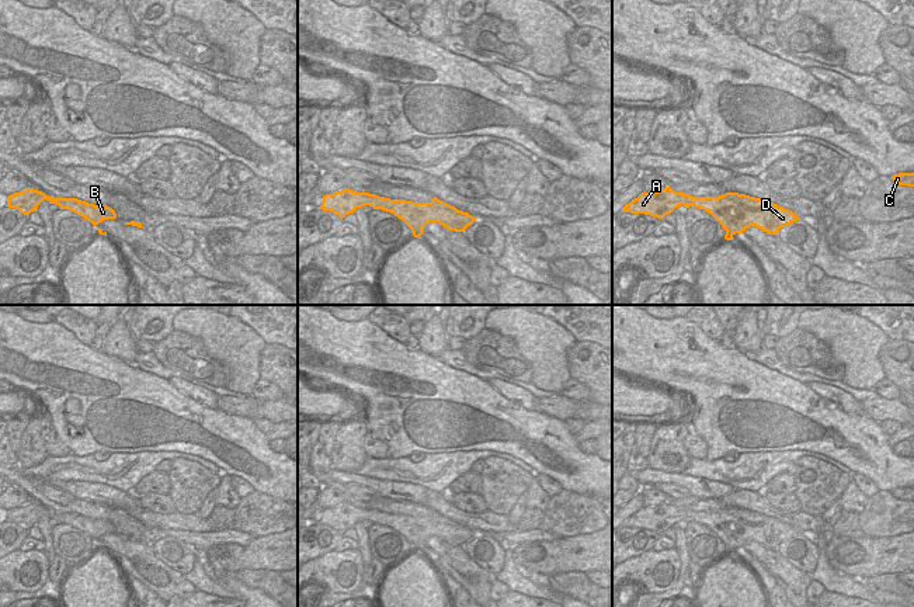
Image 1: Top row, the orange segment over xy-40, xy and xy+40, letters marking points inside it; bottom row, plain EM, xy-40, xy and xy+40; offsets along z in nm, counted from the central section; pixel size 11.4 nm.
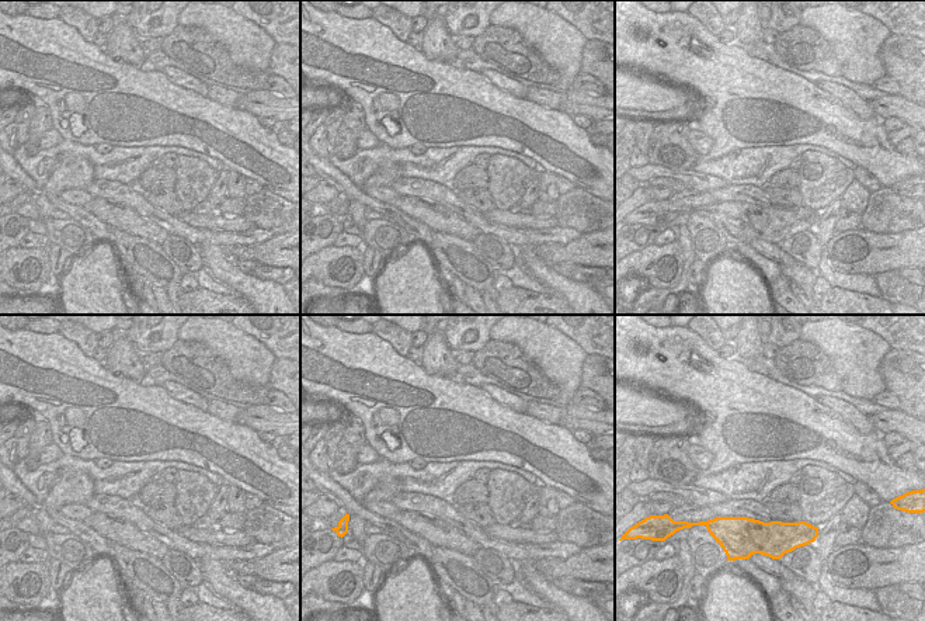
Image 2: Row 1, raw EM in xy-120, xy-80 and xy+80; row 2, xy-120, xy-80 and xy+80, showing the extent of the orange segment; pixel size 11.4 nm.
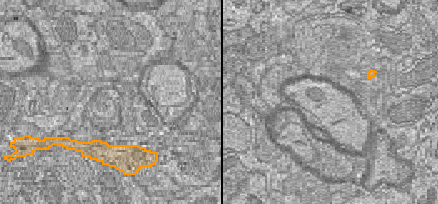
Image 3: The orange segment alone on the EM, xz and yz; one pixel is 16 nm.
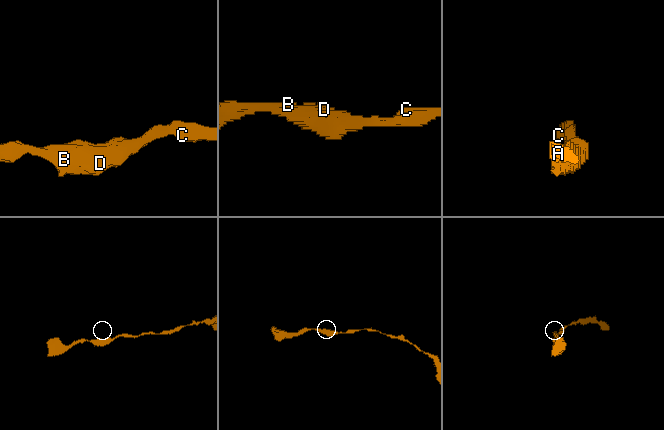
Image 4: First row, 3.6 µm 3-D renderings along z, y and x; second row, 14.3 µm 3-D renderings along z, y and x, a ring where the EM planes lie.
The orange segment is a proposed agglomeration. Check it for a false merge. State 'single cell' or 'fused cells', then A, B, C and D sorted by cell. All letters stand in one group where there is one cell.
single cell; A B C D

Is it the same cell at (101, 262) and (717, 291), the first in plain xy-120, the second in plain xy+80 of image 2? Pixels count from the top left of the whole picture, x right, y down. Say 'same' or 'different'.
same

